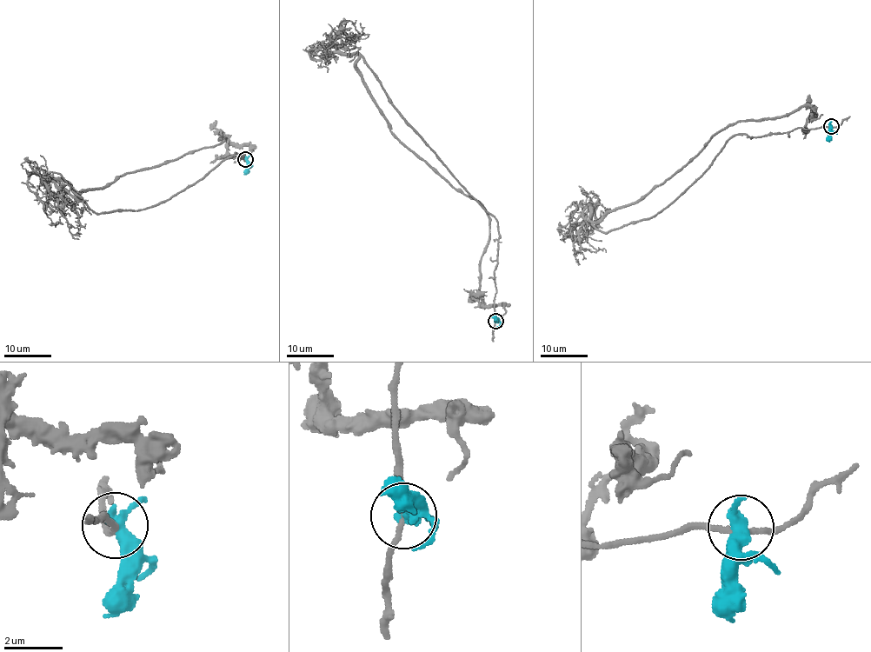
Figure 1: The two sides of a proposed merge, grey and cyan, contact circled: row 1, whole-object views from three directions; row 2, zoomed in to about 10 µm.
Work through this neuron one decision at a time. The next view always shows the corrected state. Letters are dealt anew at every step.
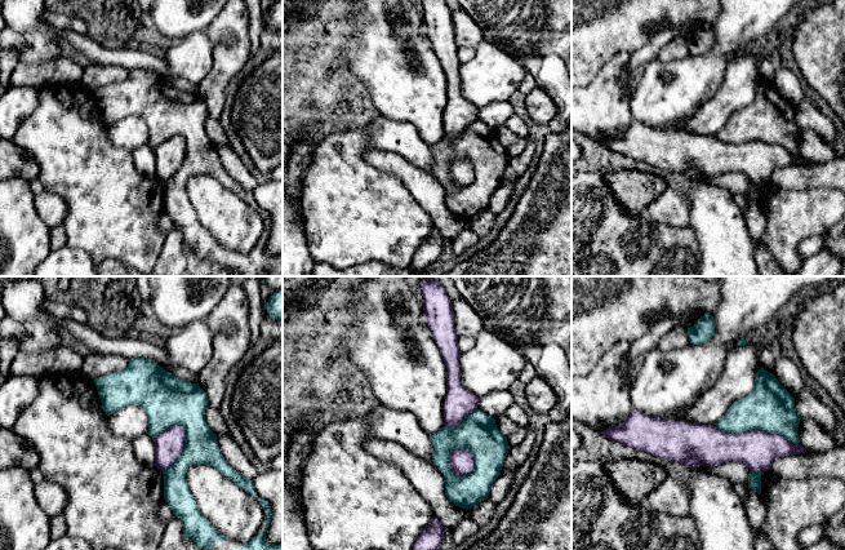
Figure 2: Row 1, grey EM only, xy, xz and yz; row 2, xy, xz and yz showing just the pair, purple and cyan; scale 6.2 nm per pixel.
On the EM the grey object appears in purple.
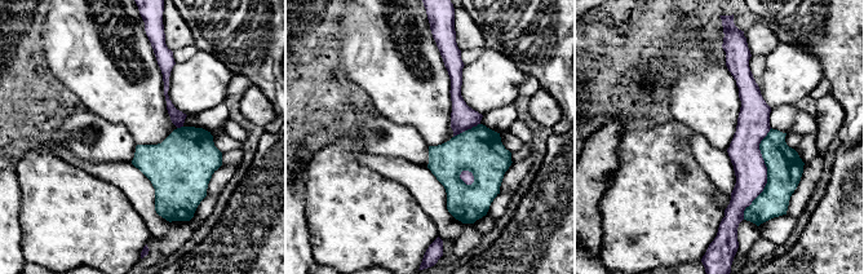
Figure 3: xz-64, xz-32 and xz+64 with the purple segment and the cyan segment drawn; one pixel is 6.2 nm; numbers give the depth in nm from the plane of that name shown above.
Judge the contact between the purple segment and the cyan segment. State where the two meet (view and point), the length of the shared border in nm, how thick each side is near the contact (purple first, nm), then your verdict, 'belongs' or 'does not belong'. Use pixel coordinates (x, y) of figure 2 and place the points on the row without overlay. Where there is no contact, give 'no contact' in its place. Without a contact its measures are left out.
yz (757, 141) | 550 nm | 240/300 nm | does not belong

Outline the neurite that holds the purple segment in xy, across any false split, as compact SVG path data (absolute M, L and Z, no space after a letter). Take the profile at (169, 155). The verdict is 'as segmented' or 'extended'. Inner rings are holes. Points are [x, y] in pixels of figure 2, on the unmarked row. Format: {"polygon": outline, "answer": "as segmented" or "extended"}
{"polygon": "M175 136L154 148L155 174L159 181L166 182L182 165L186 155L186 142Z", "answer": "as segmented"}

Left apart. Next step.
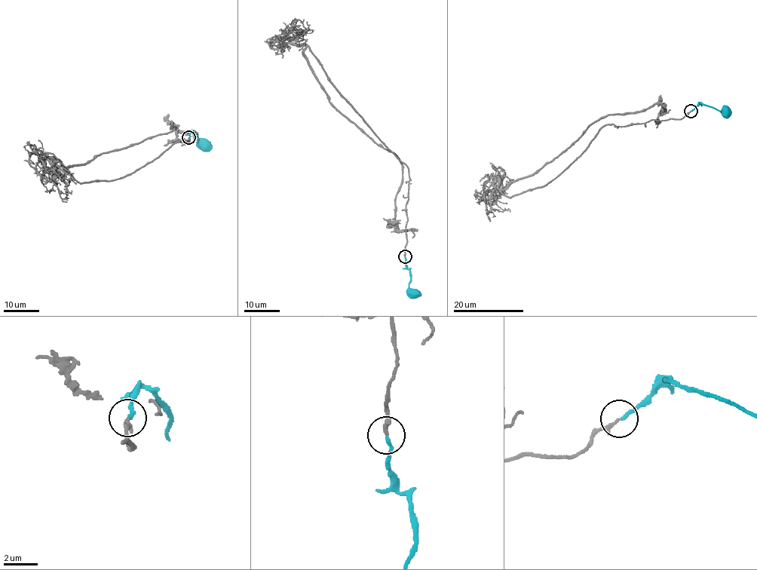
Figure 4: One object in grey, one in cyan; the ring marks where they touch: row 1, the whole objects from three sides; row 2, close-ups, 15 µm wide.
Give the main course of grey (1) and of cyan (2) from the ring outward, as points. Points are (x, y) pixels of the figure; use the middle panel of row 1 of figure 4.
1: (405, 256), (409, 170), (307, 46), (304, 56), (329, 100), (401, 164), (394, 227), (412, 229), (412, 237)
2: (405, 256), (406, 267), (410, 271), (409, 286), (421, 295)

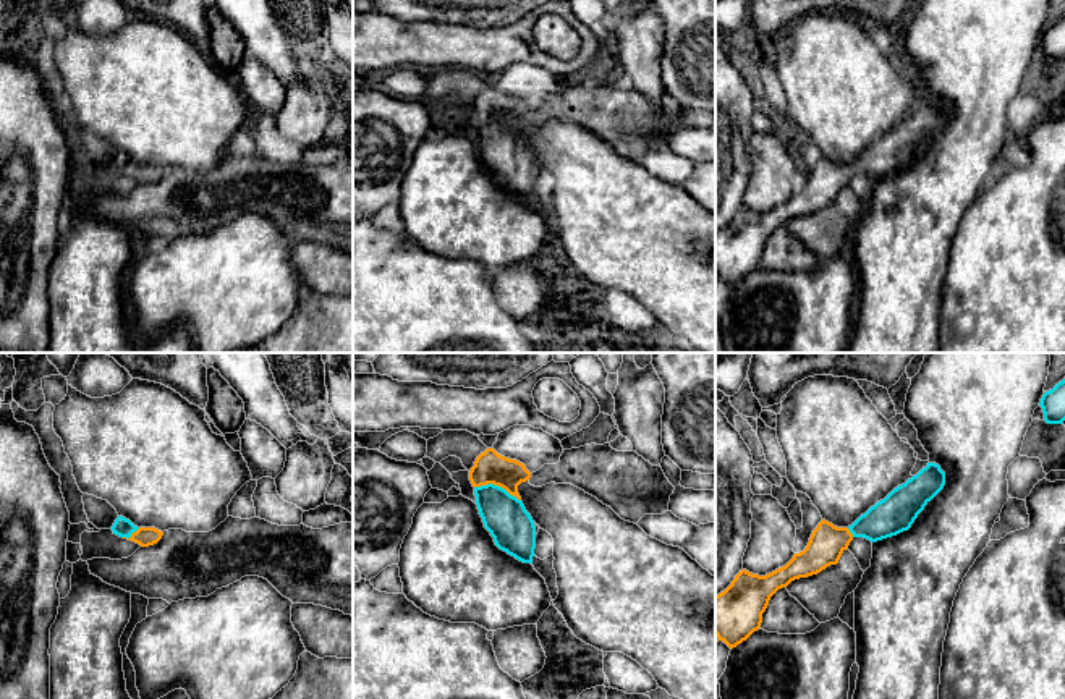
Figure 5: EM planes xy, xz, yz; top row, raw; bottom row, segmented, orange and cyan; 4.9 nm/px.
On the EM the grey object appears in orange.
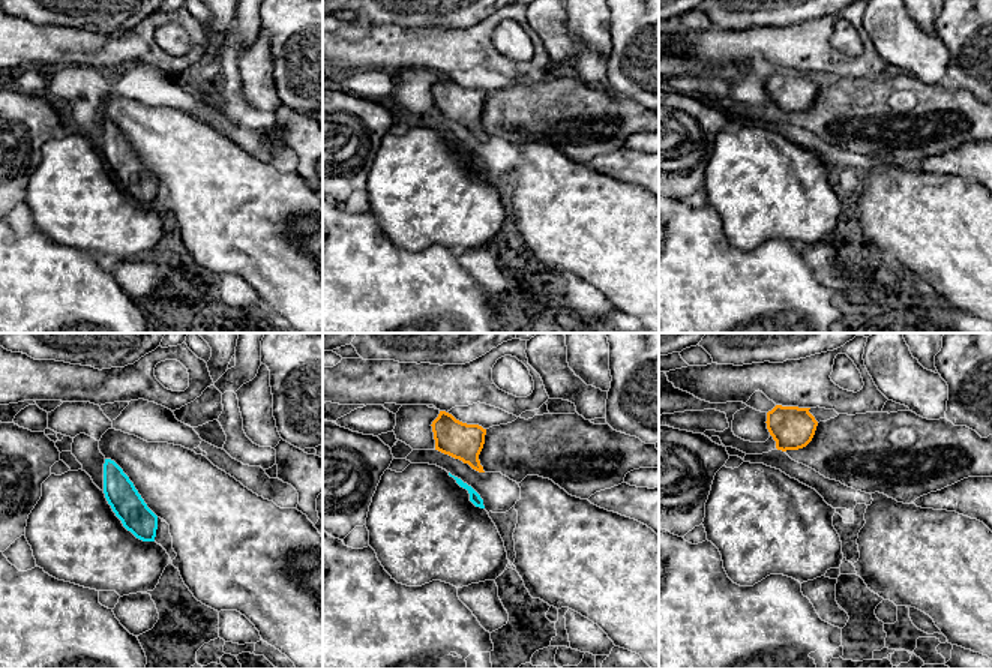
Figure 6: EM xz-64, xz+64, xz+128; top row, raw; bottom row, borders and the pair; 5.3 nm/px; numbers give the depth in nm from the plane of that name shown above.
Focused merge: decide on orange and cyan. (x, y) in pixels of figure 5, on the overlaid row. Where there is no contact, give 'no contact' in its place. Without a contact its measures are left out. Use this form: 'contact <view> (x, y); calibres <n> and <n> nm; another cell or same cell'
contact xz (497, 484); calibres 160 and 220 nm; same cell

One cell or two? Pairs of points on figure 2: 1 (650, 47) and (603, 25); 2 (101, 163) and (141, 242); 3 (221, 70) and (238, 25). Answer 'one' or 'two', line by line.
1: two
2: one
3: one

